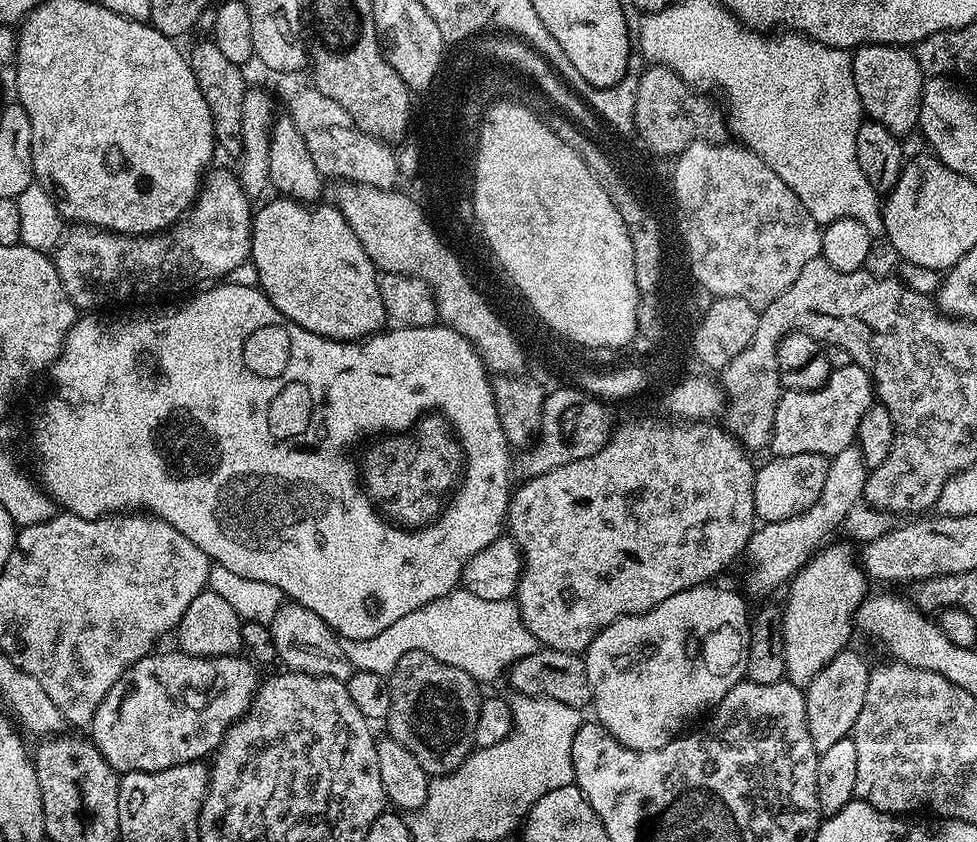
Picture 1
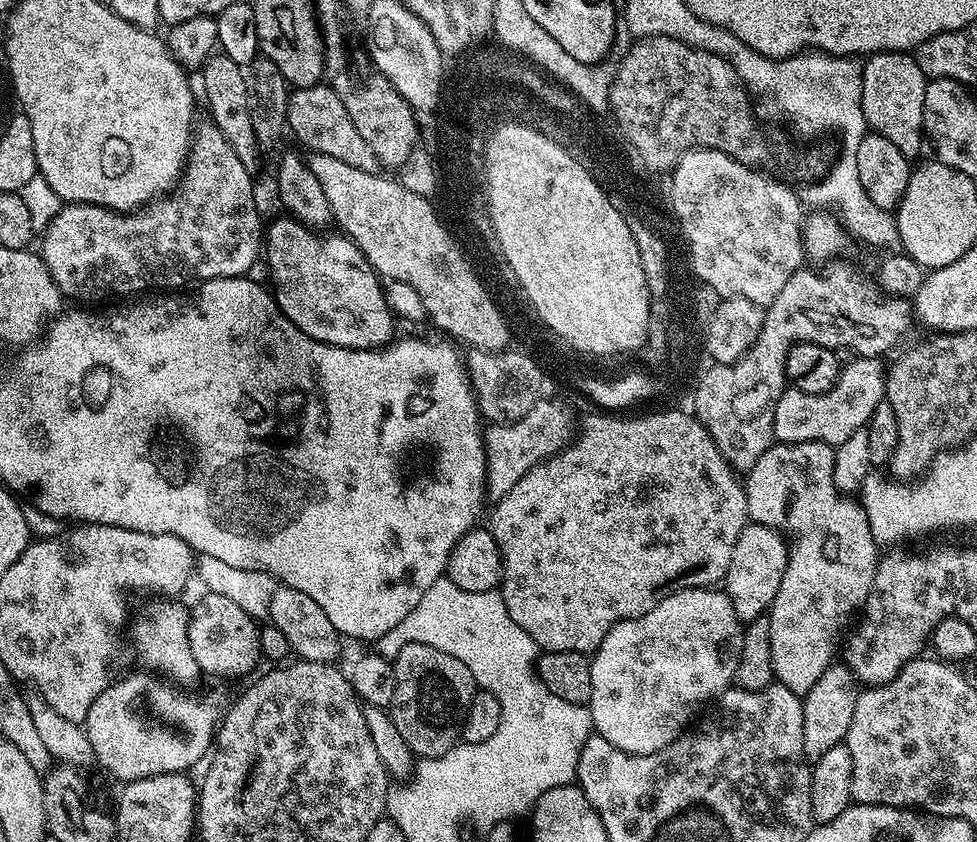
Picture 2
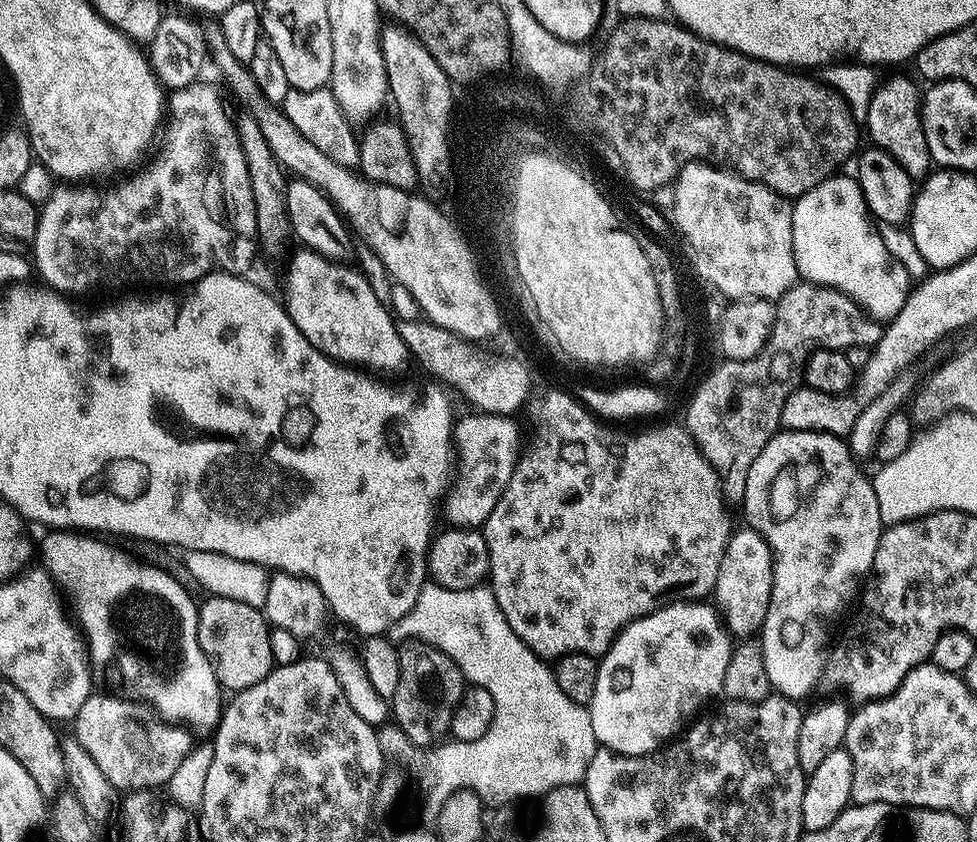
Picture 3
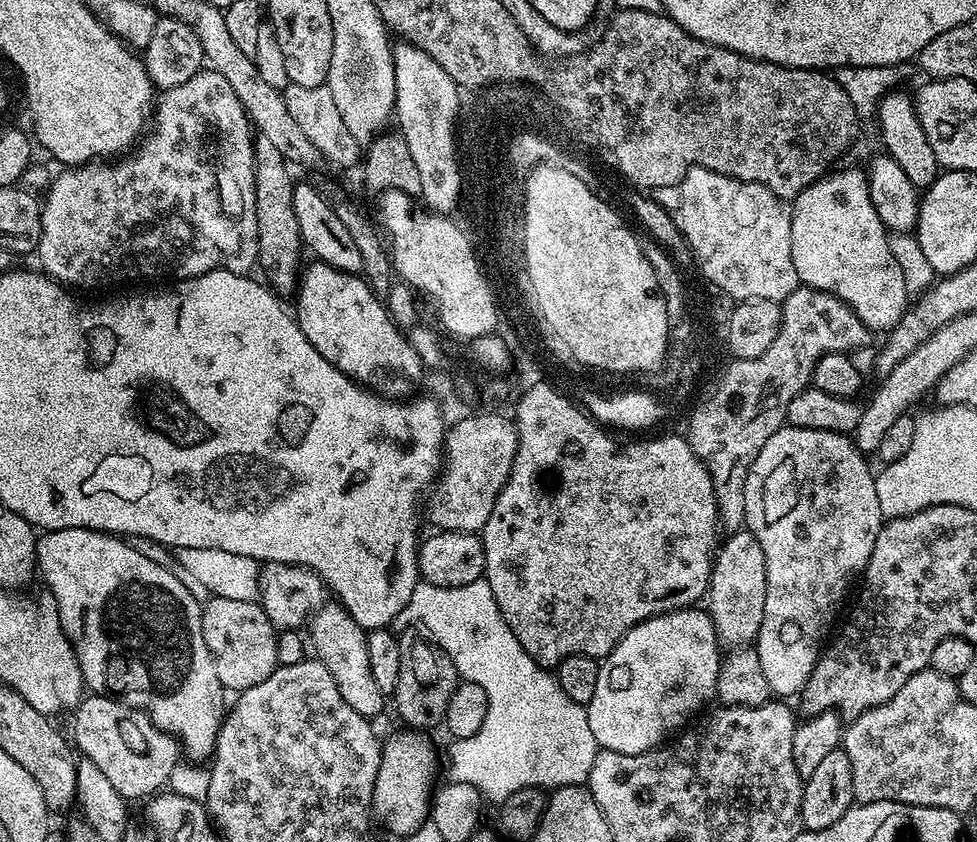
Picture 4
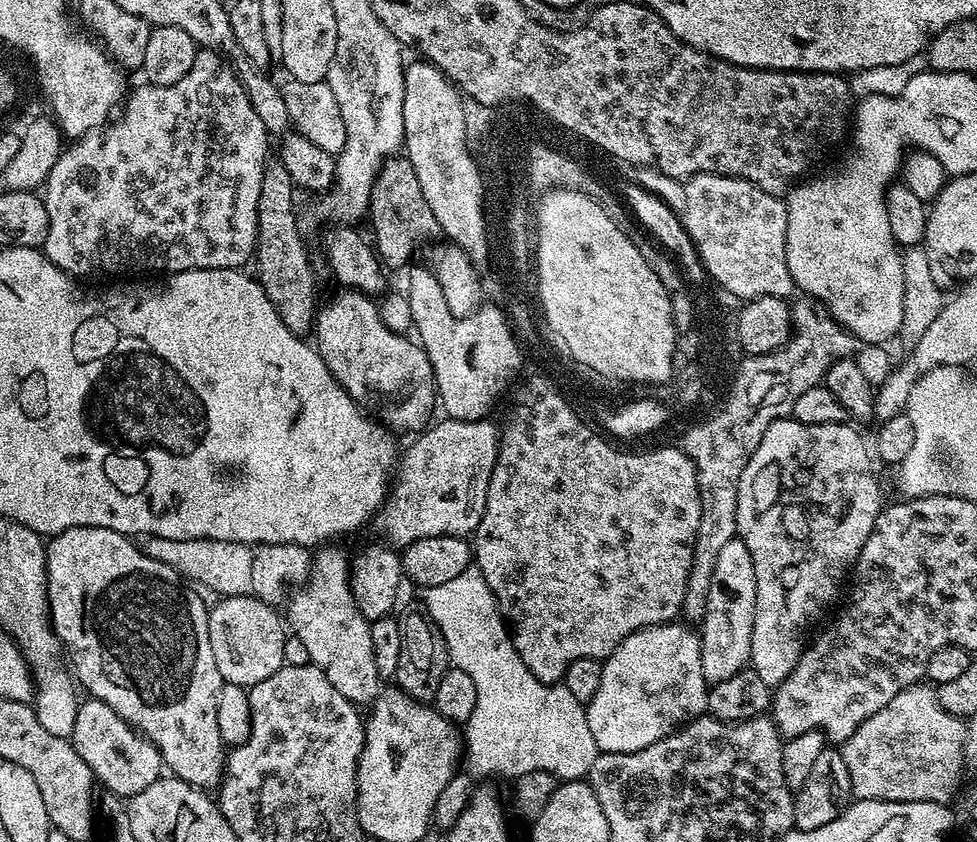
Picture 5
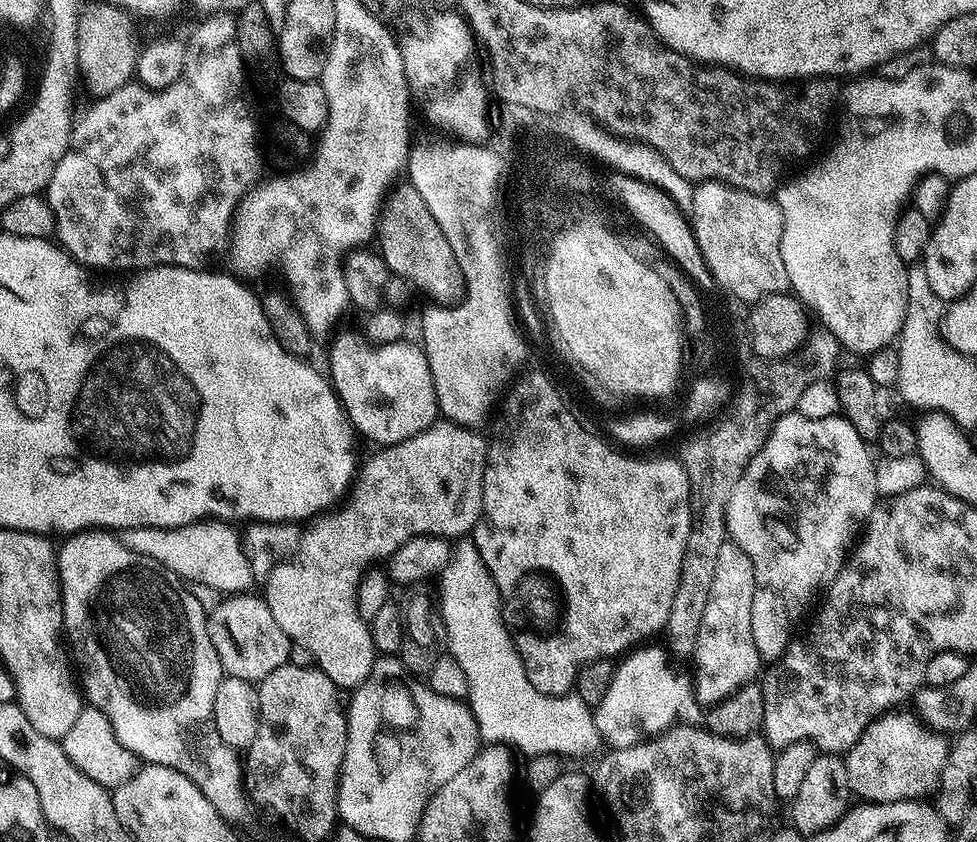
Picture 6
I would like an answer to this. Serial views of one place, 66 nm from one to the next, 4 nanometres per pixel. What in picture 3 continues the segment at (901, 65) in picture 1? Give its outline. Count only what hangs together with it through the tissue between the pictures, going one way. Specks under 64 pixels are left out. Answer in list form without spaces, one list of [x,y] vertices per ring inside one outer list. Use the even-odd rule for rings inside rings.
[[[892,76],[889,80],[881,79],[876,92],[870,98],[866,136],[873,145],[890,153],[893,158],[910,174],[913,182],[923,181],[933,171],[934,161],[930,154],[930,146],[926,142],[926,134],[920,117],[922,88],[919,88],[908,76]]]

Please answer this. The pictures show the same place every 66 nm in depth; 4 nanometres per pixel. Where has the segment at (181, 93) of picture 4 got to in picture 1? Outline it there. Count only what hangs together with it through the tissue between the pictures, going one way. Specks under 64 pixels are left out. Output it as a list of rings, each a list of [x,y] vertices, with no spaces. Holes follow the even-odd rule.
[[[215,168],[205,175],[196,194],[196,201],[186,215],[162,232],[153,232],[151,236],[123,236],[121,232],[106,232],[91,224],[69,227],[54,249],[54,263],[72,305],[77,310],[104,310],[100,308],[115,300],[132,300],[135,296],[148,296],[151,292],[196,284],[199,280],[212,282],[227,277],[238,266],[249,263],[252,254],[253,201],[244,191],[235,171]]]

